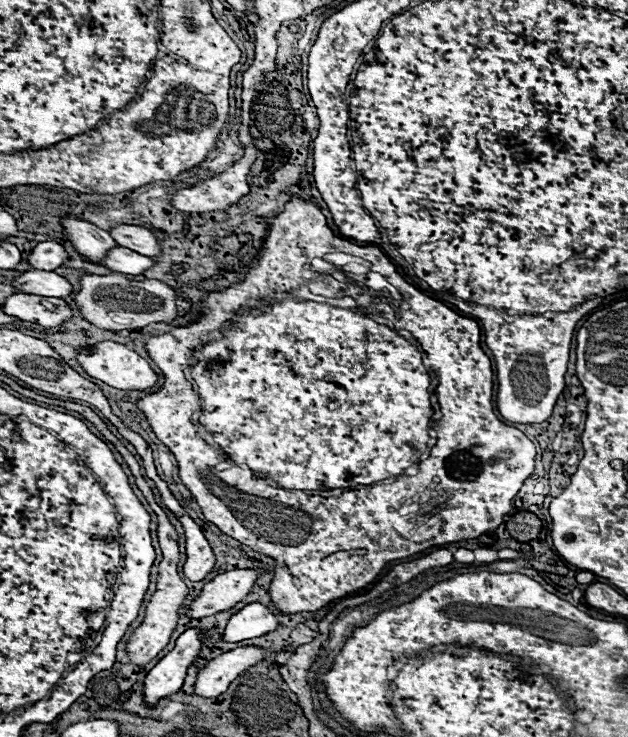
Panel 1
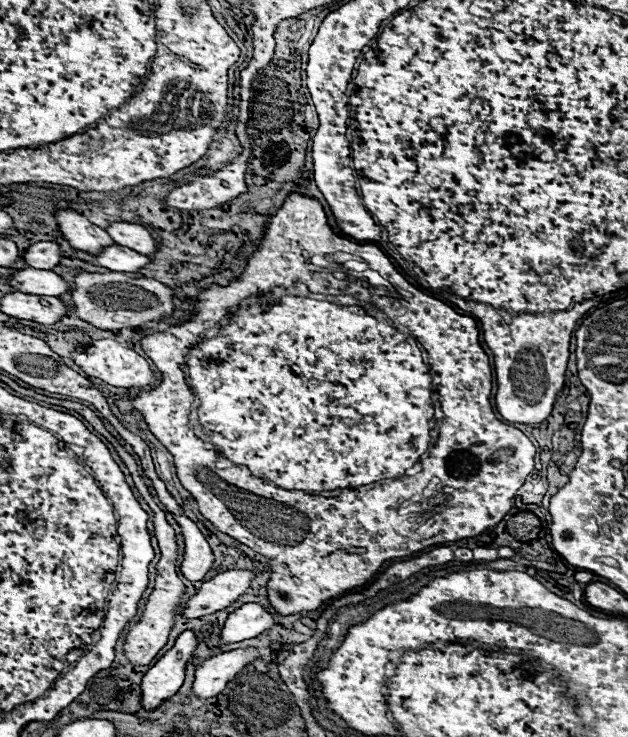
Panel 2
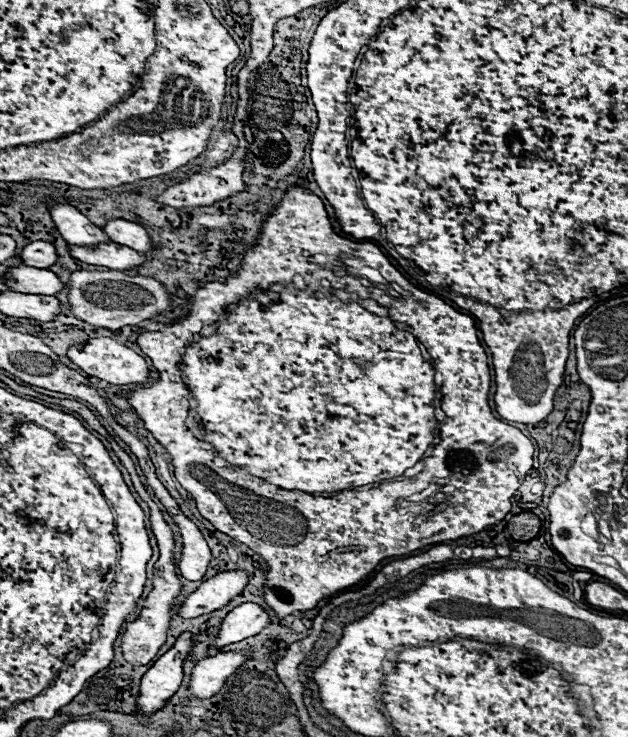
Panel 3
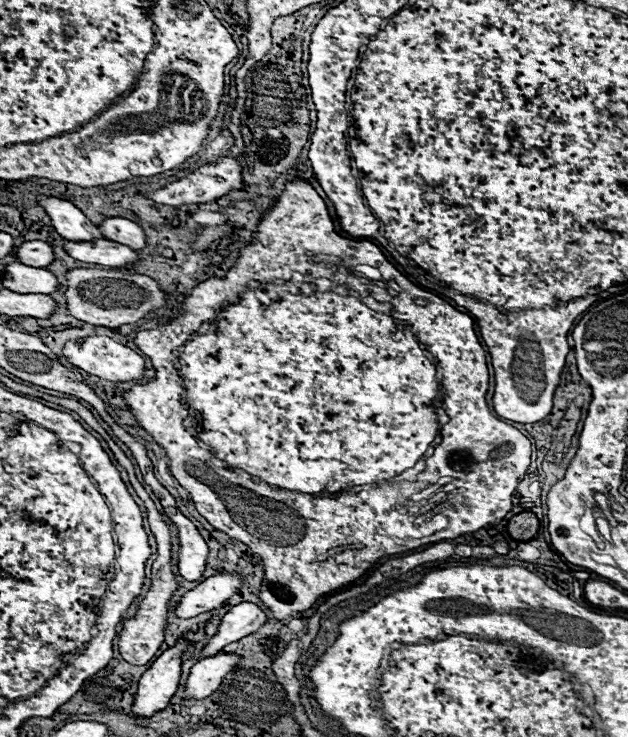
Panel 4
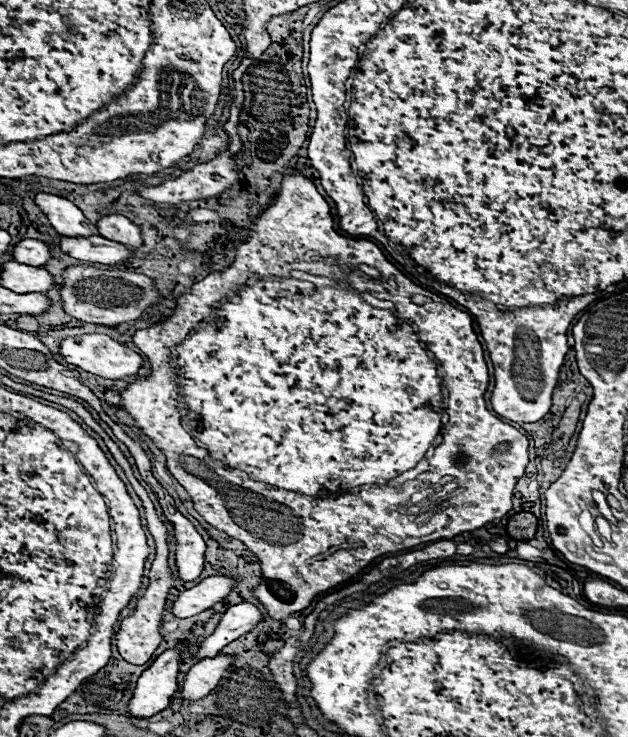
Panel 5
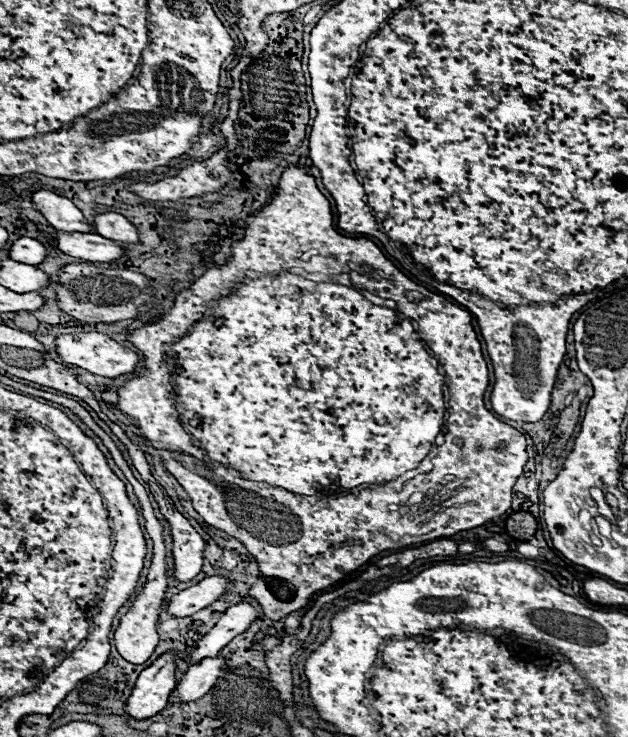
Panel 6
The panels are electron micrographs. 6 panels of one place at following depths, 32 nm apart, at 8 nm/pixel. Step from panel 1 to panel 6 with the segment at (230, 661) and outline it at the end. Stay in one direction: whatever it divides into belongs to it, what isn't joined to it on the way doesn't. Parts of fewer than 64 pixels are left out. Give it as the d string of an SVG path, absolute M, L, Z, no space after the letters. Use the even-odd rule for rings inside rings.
M204 658L200 664L190 666L182 680L178 680L176 688L170 692L168 704L184 704L184 702L194 702L202 698L214 684L224 668L224 660L220 658Z

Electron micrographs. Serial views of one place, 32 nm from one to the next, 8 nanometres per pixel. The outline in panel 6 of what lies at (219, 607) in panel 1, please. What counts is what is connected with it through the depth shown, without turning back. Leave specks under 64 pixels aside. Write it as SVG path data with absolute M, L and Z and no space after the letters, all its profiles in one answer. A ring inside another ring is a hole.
M210 576L200 580L198 584L174 594L168 602L168 614L176 618L186 618L196 614L198 610L210 606L214 600L218 600L226 592L226 578L222 576Z

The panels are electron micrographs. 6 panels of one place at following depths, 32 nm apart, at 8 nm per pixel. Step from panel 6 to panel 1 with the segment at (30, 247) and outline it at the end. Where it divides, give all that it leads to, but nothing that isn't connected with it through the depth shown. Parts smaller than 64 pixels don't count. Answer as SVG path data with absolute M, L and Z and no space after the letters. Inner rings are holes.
M38 242L26 260L38 270L56 270L64 260L68 260L68 254L58 242Z

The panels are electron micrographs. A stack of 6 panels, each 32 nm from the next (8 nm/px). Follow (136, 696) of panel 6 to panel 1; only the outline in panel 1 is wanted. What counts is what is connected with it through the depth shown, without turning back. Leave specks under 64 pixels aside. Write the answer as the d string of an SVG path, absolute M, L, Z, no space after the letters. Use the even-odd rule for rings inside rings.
M190 628L178 636L174 650L170 650L144 678L146 706L152 708L162 698L176 694L182 688L188 666L198 658L200 644L200 630L196 628Z

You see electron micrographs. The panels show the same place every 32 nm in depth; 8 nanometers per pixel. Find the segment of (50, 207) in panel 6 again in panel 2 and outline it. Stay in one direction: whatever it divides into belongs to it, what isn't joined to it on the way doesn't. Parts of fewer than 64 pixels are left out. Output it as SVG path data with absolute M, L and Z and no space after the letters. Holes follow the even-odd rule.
M60 208L54 214L62 236L72 244L72 248L84 250L84 252L100 252L104 246L114 244L112 238L106 234L106 230L94 226L88 218L78 214L70 208Z

